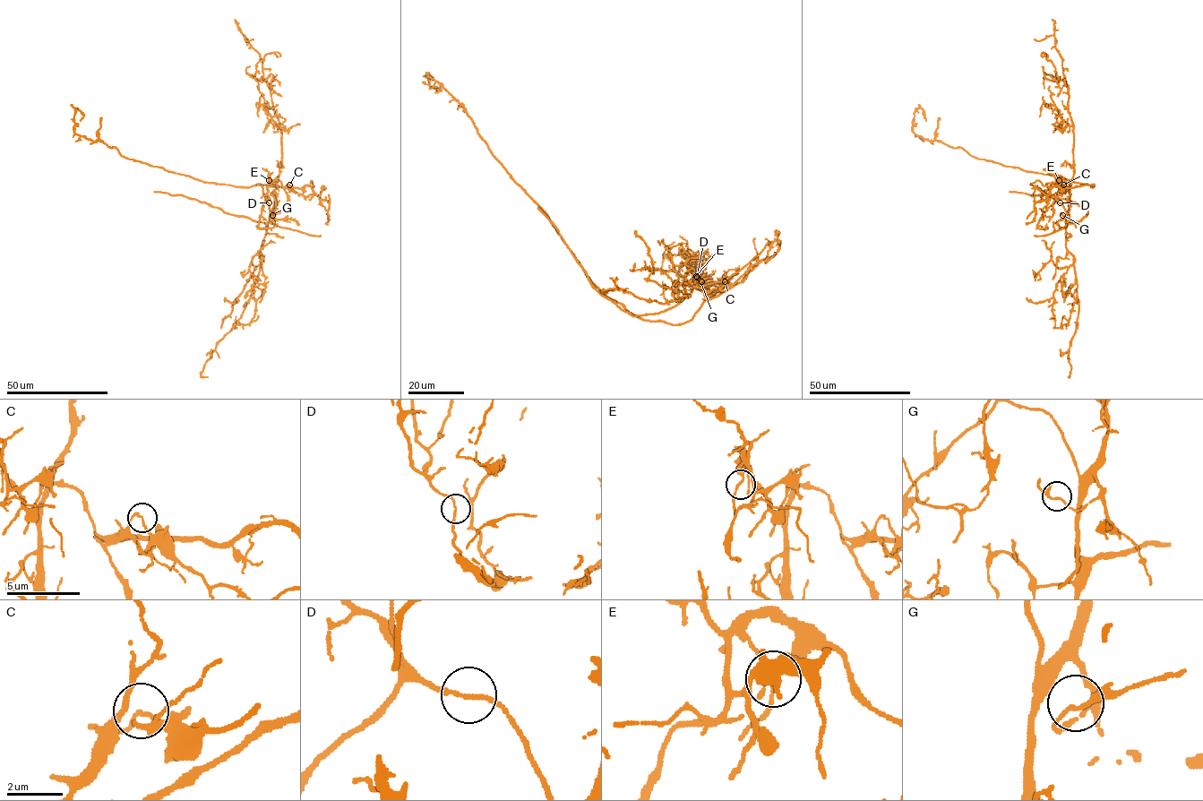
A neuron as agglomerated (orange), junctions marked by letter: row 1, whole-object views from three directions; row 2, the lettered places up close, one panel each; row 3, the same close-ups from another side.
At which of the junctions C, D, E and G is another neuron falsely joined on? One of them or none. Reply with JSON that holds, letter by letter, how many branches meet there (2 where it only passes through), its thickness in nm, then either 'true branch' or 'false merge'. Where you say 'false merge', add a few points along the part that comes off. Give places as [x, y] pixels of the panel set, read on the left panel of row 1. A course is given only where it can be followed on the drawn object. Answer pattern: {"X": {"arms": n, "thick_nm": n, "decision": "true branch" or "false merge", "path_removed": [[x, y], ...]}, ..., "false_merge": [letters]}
{"C": {"arms": 2, "thick_nm": 110, "decision": "false merge", "path_removed": [[289, 185], [245, 187], [168, 171], [80, 136], [74, 132], [75, 107], [80, 120]]}, "D": {"arms": 2, "thick_nm": 120, "decision": "true branch"}, "E": {"arms": 2, "thick_nm": 120, "decision": "true branch"}, "G": {"arms": 2, "thick_nm": 120, "decision": "true branch"}, "false_merge": ["C"]}

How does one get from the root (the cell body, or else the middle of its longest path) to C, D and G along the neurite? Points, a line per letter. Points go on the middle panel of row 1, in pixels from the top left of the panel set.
C: (669, 323), (689, 322), (706, 300), (717, 297), (729, 288), (724, 282)
D: (669, 323), (689, 322), (706, 300), (729, 288), (724, 282), (714, 293), (708, 293), (698, 286), (697, 276)
G: (669, 323), (689, 322), (706, 300), (729, 288), (724, 282), (714, 293), (708, 293), (701, 288), (701, 281)

